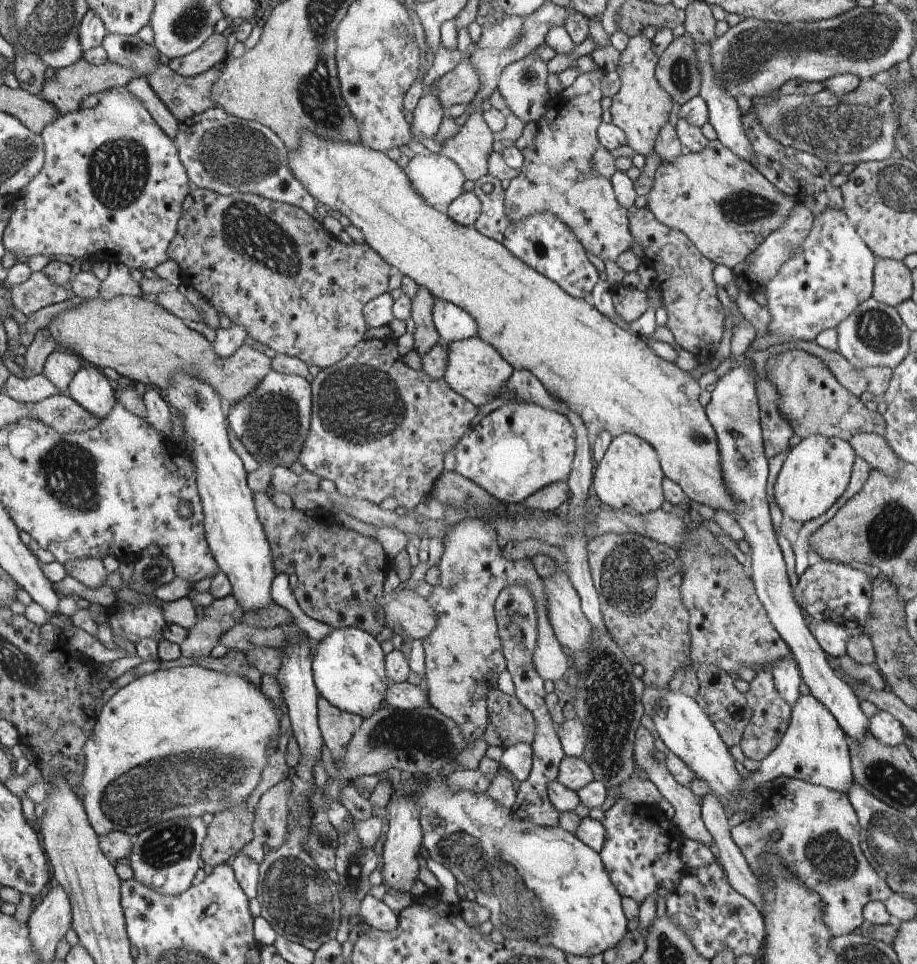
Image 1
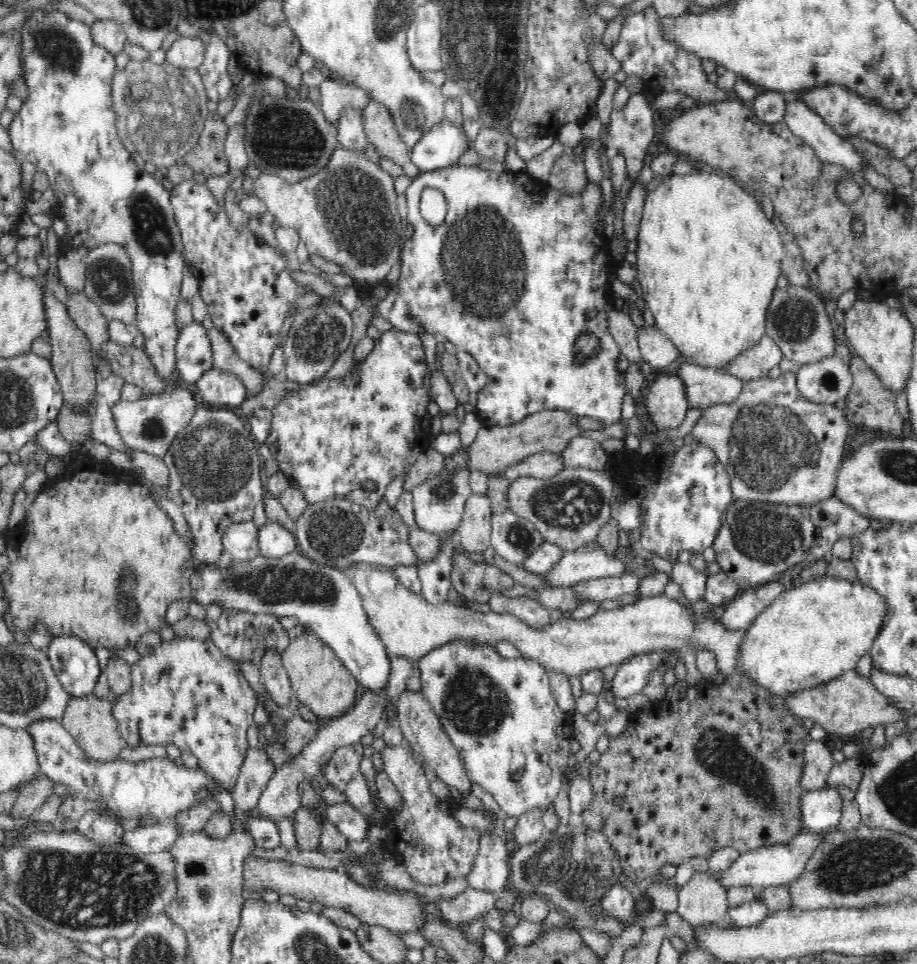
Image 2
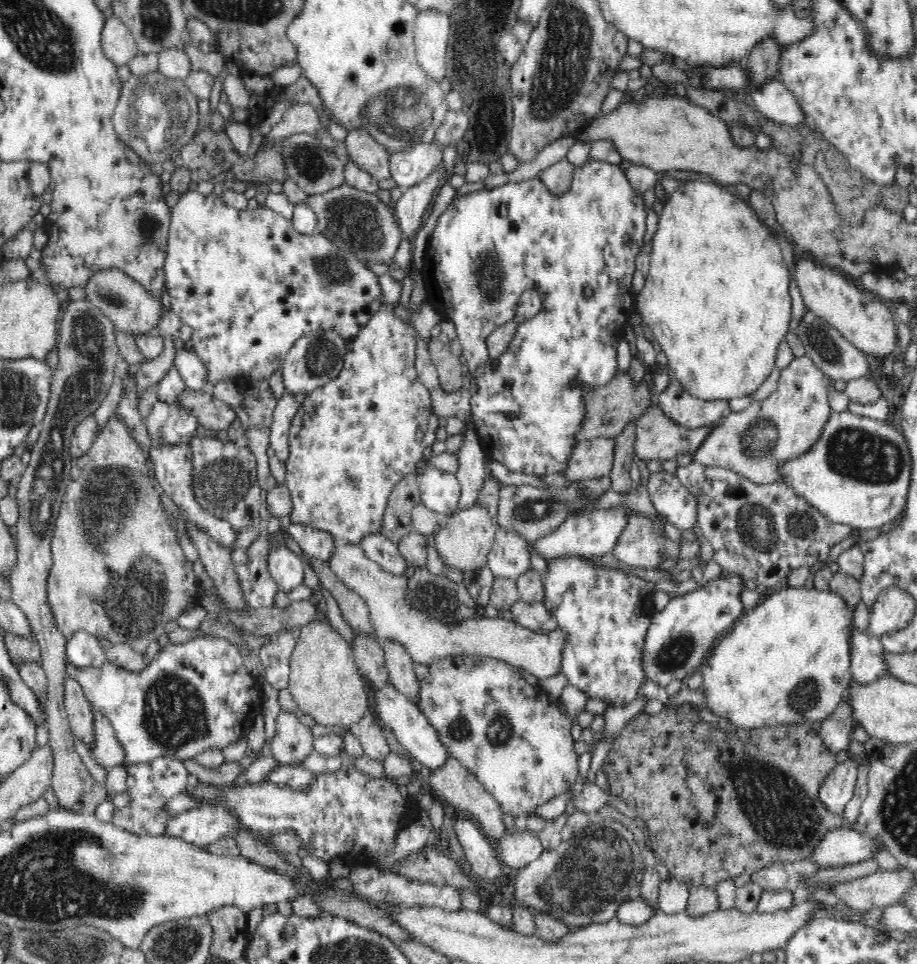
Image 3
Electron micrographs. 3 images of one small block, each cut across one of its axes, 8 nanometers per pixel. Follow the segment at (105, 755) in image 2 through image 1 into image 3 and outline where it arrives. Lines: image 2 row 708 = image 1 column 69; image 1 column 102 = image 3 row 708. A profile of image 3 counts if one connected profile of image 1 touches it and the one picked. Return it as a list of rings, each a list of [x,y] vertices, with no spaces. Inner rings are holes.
[[[72,677],[64,679],[63,705],[69,718],[71,732],[92,750],[94,746],[93,714],[89,699],[81,689],[81,684]]]

